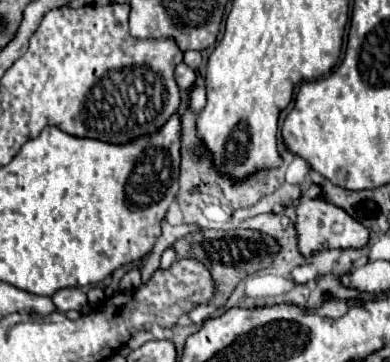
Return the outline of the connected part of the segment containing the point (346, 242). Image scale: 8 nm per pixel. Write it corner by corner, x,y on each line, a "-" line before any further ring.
301,197
297,203
297,231
299,231
299,251
305,257
324,249
361,249
369,241
369,231
361,223
357,223
339,207
311,197

